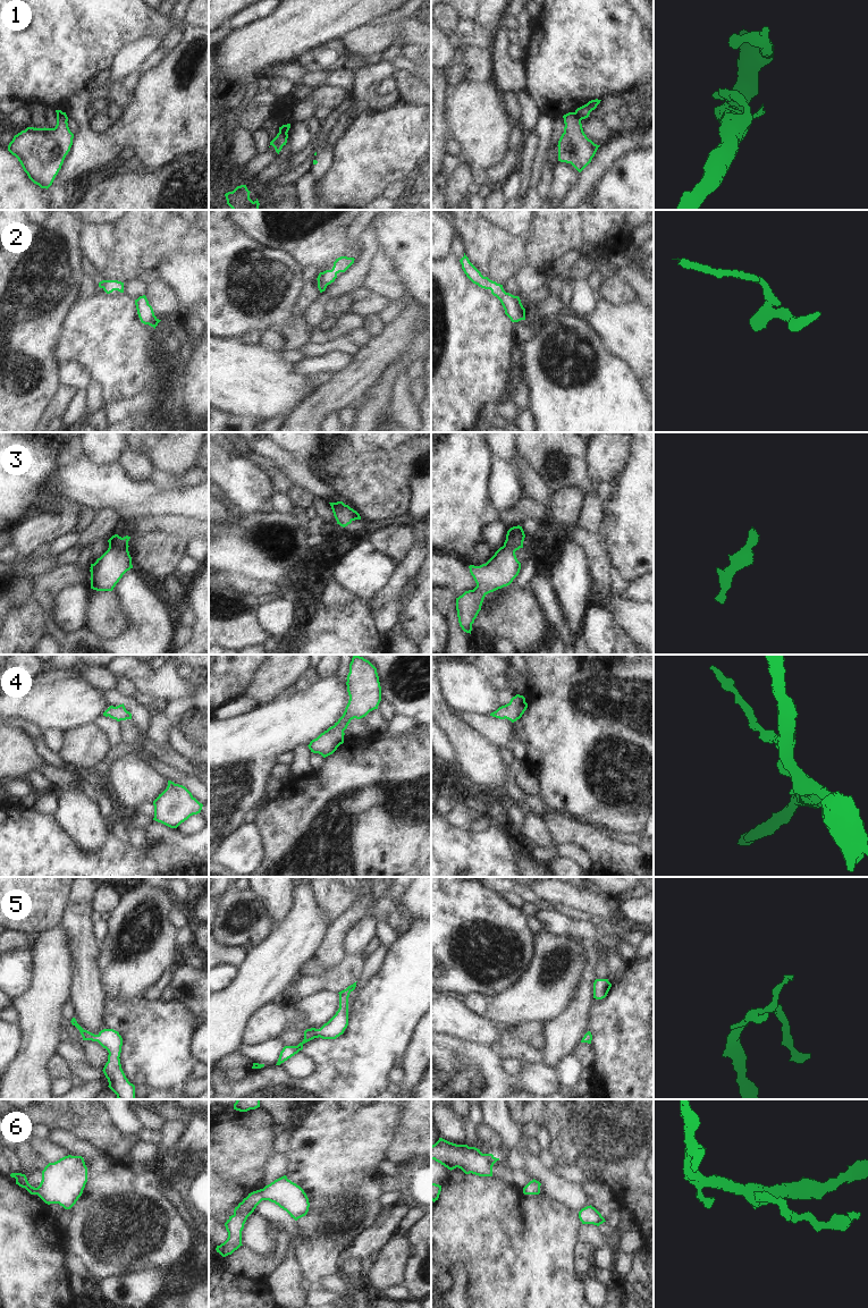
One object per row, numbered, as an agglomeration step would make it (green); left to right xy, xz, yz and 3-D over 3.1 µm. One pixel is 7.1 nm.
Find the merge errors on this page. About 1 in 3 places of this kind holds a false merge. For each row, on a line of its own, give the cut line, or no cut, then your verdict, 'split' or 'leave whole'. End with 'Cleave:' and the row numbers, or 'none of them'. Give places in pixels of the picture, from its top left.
1: yz (575, 111), (581, 119) | split
2: no cut | leave whole
3: no cut | leave whole
4: no cut | leave whole
5: no cut | leave whole
6: no cut | leave whole
Cleave: 1

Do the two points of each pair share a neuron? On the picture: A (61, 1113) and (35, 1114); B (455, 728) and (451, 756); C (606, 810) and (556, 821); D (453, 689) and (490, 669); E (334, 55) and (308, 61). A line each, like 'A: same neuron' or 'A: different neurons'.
A: same neuron
B: different neurons
C: different neurons
D: different neurons
E: same neuron

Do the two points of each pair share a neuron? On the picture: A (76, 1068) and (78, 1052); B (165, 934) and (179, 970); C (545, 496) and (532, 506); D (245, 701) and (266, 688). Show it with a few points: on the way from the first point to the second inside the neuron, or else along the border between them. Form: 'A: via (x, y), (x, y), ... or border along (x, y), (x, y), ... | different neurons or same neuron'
A: border along (69, 1061), (76, 1061), (89, 1068), (94, 1068) | different neurons
B: border along (178, 962), (171, 969) | different neurons
C: border along (528, 496), (549, 505) | different neurons
D: border along (244, 694), (260, 702) | different neurons

